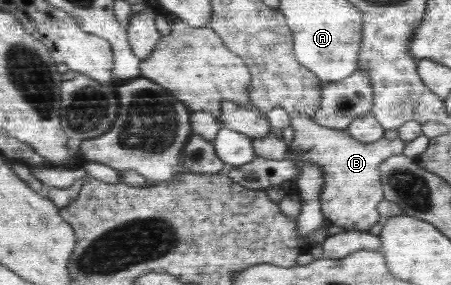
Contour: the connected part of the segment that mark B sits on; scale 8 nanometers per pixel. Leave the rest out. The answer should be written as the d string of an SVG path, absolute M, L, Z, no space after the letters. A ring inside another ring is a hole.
M303 113L291 115L290 128L293 129L293 140L288 146L287 158L299 168L302 168L305 163L315 163L323 168L323 190L319 196L319 203L321 203L324 218L335 226L344 227L346 231L367 231L378 222L382 222L381 212L378 211L378 206L385 200L385 189L381 180L381 165L389 157L401 154L405 149L406 142L398 137L385 139L382 135L379 140L369 144L359 142L346 130L321 126L313 118L310 119Z

